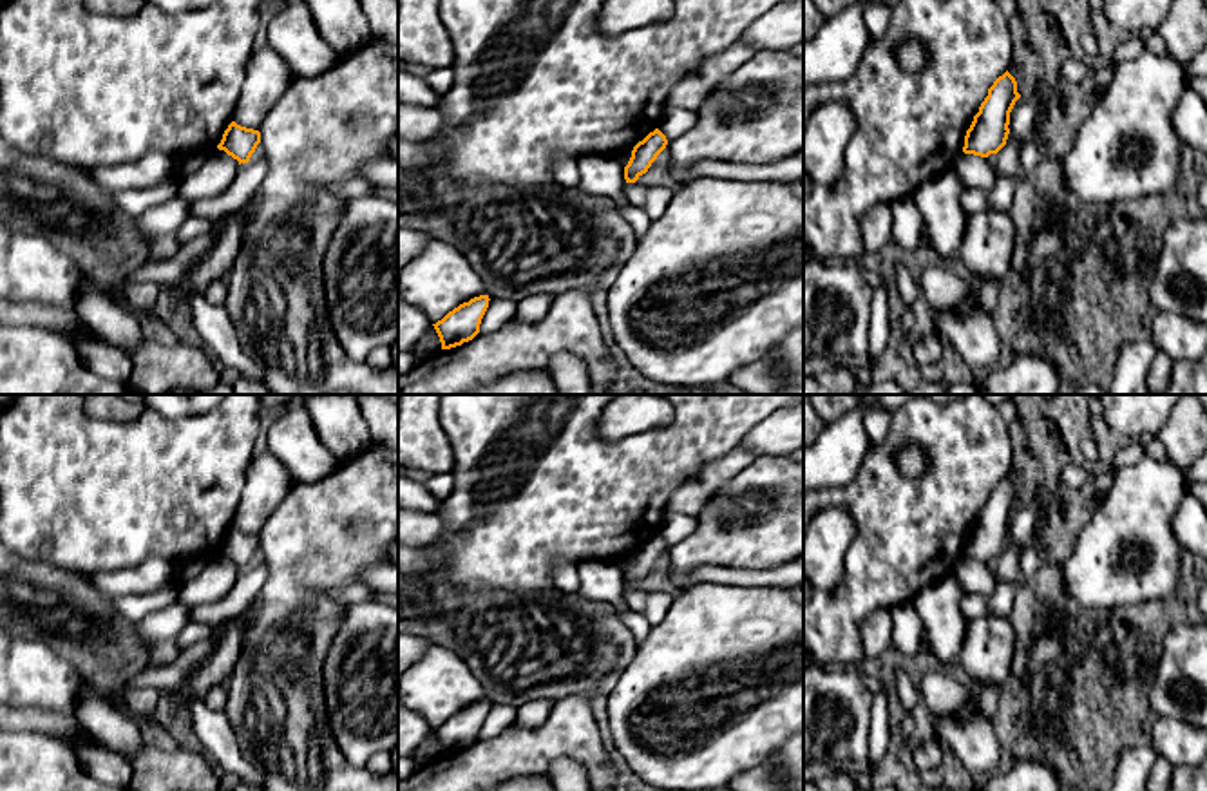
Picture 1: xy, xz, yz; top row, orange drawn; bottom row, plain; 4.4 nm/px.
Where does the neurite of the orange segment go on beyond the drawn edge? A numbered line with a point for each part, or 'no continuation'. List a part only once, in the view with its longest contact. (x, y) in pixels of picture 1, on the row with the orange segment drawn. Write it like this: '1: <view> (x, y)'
no continuation

